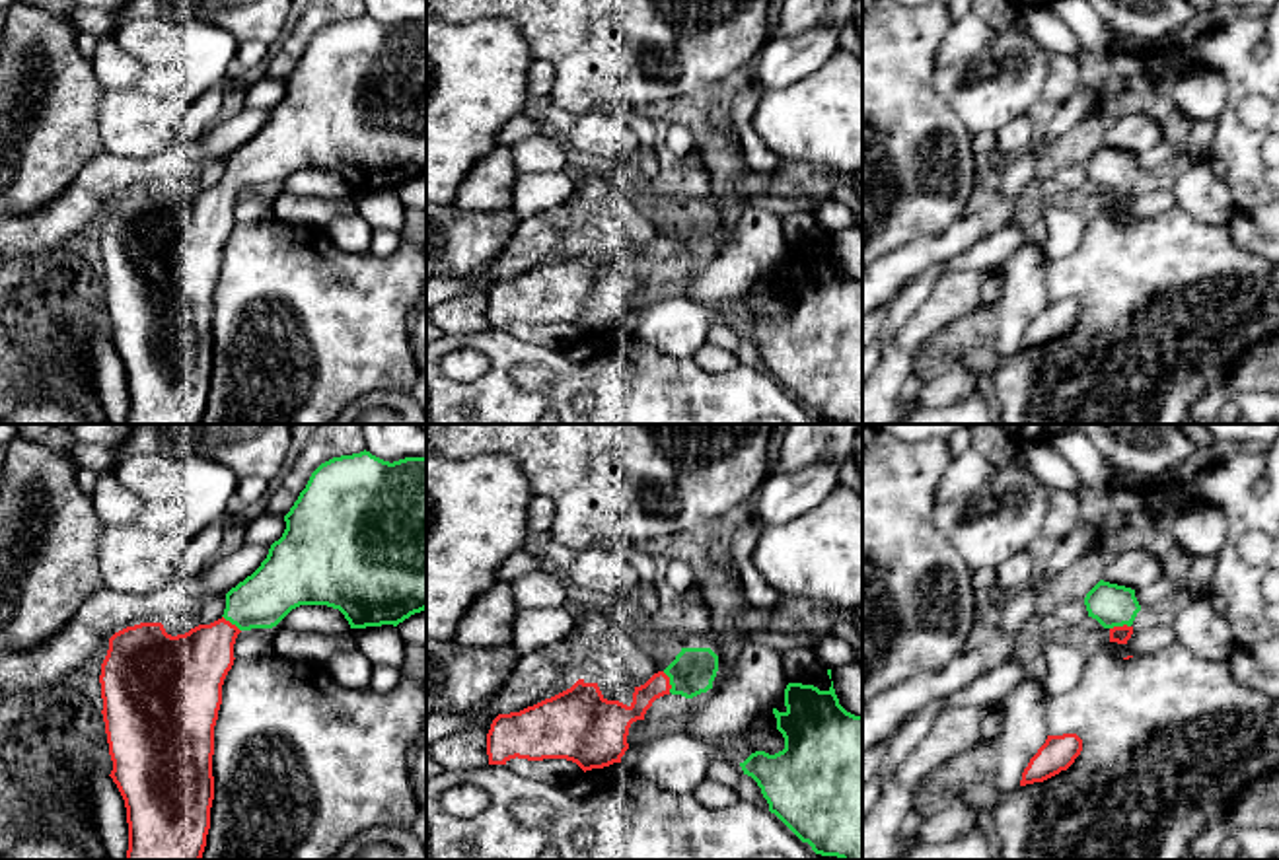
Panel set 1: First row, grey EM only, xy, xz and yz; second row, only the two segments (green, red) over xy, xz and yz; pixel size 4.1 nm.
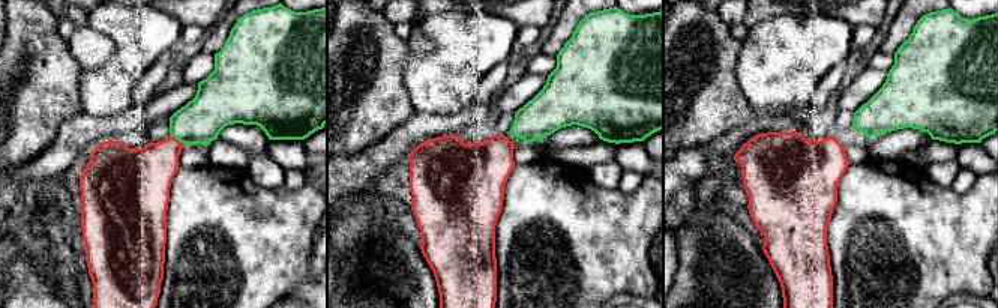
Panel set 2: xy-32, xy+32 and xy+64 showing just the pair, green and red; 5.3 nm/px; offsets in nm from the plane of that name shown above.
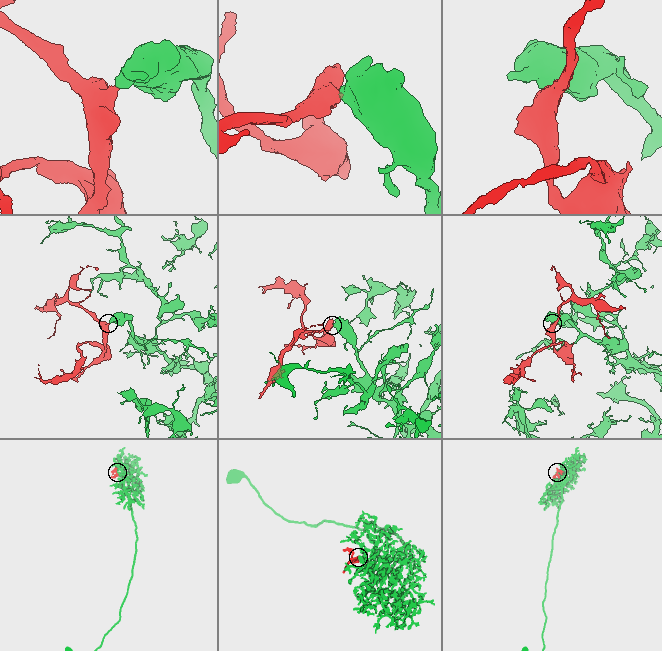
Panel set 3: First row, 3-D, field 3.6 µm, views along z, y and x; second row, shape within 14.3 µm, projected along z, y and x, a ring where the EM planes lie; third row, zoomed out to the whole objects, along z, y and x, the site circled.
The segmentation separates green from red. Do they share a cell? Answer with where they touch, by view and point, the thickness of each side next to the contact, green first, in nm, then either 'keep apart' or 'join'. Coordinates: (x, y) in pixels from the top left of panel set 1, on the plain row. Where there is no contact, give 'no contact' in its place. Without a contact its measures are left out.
meets green in xz at (670, 246); 190 nm thick on the green side, 100 nm on the other; join

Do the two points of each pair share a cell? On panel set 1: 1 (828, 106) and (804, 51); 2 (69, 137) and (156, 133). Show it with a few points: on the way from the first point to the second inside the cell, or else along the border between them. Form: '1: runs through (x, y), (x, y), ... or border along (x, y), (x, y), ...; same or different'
1: border along (838, 49), (816, 71), (773, 92); different
2: border along (102, 90), (98, 119), (106, 150); different

